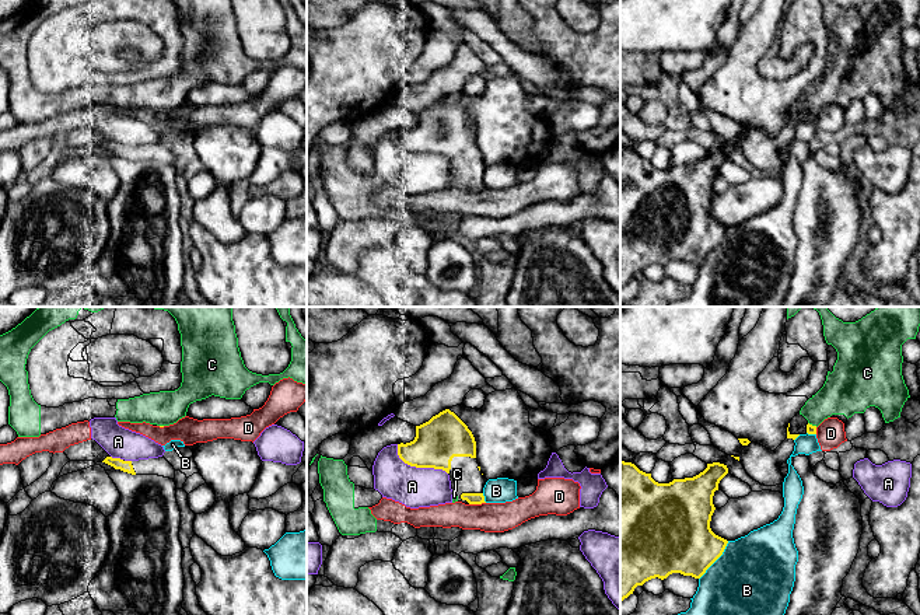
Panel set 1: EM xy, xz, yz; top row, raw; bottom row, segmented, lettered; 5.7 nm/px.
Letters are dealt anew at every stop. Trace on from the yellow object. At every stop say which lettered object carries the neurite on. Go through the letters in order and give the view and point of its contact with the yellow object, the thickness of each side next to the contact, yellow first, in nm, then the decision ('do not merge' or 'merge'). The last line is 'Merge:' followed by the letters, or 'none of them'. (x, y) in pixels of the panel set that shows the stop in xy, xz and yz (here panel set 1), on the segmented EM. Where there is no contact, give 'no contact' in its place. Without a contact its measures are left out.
A: xz (417, 467) | 260/220 nm | do not merge
B: yz (716, 559) | 380/460 nm | do not merge
C: yz (811, 425) | 50/240 nm | merge
D: xz (476, 503) | 60/180 nm | do not merge
Merge: C

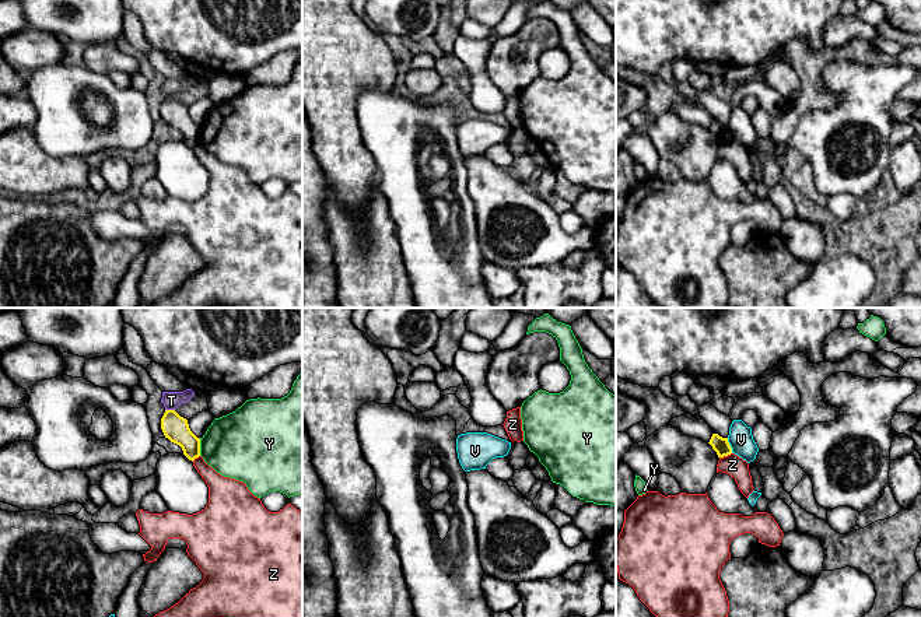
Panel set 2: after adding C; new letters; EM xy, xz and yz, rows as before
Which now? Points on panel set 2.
T: xy (170, 410) | 150/100 nm | do not merge
V: yz (729, 445) | 90/140 nm | do not merge
Y: xy (199, 447) | 150/400 nm | do not merge
Z: yz (725, 455) | 90/120 nm | do not merge
Merge: none of them

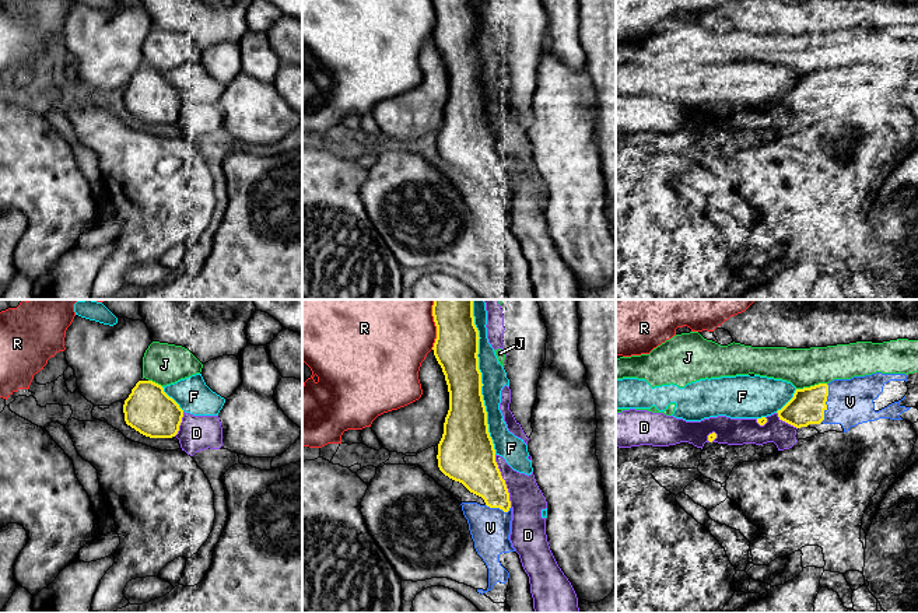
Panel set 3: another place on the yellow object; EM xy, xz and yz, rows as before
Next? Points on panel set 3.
D: xz (504, 480) | 300/190 nm | do not merge
F: xz (480, 377) | 260/140 nm | do not merge
J: yz (810, 386) | 200/220 nm | do not merge
R: xz (435, 325) | 260/480 nm | do not merge
V: yz (824, 403) | 200/260 nm | merge
Merge: V

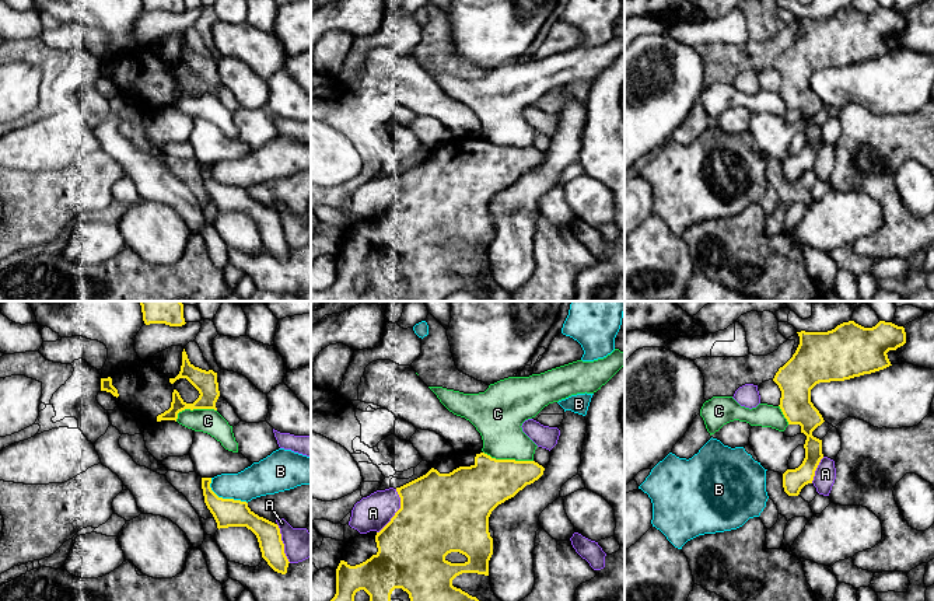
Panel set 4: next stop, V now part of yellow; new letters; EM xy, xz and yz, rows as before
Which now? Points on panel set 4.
A: xz (396, 512) | 460/200 nm | do not merge
B: xy (224, 499) | 160/200 nm | do not merge
C: xz (509, 460) | 280/280 nm | do not merge
Merge: none of them

